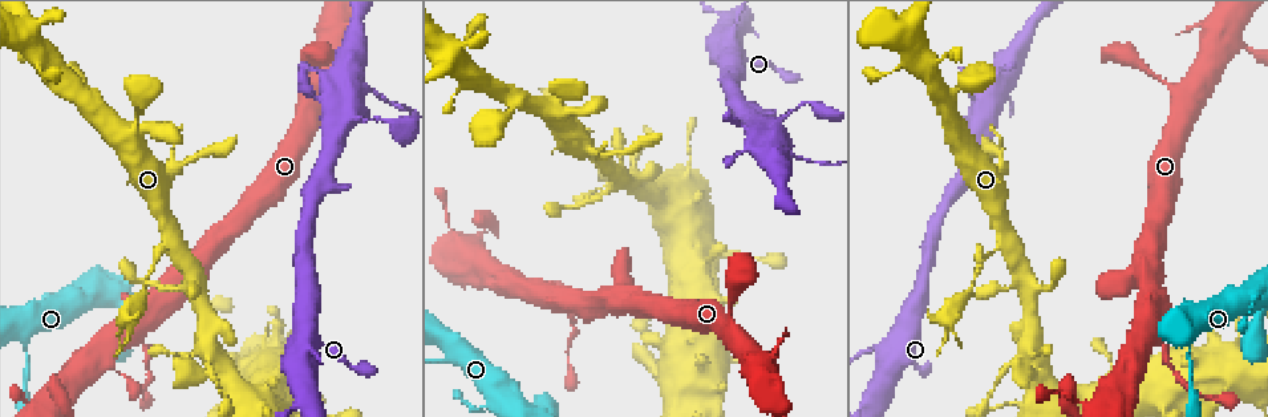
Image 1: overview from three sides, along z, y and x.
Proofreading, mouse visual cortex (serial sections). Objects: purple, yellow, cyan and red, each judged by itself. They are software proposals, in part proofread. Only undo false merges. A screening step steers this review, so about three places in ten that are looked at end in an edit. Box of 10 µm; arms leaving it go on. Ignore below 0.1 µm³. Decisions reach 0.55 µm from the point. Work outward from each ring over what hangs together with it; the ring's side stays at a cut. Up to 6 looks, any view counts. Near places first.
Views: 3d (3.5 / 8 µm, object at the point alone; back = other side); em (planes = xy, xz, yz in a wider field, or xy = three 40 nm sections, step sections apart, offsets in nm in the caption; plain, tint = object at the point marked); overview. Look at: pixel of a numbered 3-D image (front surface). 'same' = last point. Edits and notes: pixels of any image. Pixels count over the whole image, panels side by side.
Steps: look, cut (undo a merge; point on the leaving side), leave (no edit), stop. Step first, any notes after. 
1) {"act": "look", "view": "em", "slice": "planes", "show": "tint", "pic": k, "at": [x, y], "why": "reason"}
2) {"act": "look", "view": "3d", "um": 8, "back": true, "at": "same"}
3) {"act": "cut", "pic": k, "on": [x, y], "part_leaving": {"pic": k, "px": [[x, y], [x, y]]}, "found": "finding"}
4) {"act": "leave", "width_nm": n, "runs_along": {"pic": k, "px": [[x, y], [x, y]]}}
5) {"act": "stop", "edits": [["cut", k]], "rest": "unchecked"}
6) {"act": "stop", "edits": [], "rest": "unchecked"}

{"act": "look", "view": "3d", "um": 3.5, "pic": 1, "at": [1189, 382], "why": "a narrow waist"}

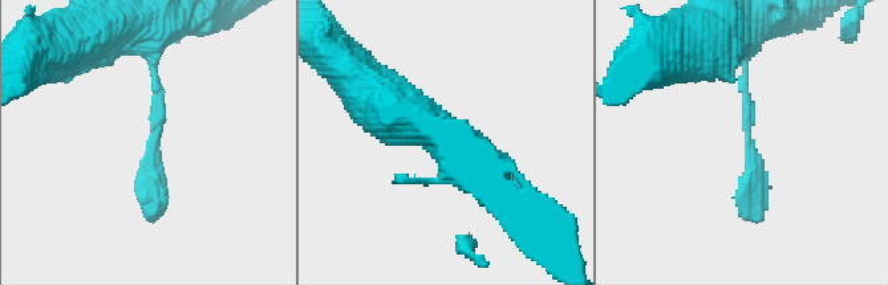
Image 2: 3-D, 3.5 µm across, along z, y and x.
{"act": "look", "view": "em", "slice": "xy", "step": 2, "show": "tint", "pic": 2, "at": [155, 136], "arm_widths_nm": [100, 300], "why": "now the EM"}

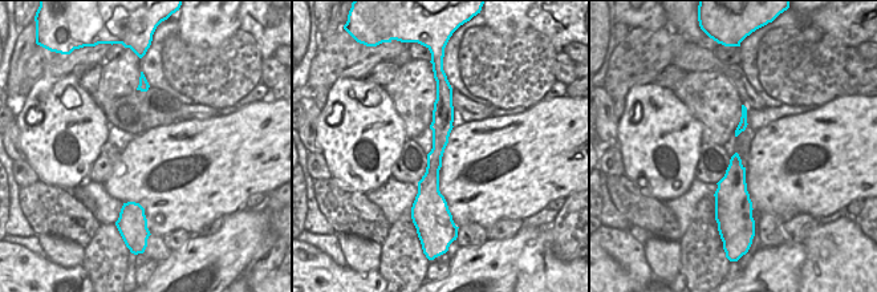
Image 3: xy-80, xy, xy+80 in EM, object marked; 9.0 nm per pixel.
{"act": "leave", "runs_along": {"pic": 2, "px": [[743, 47], [746, 137], [761, 218]]}, "found": "all the same cell"}

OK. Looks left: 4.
{"act": "look", "view": "3d", "um": 3.5, "pic": 1, "at": [1005, 230], "why": "calibre changes"}

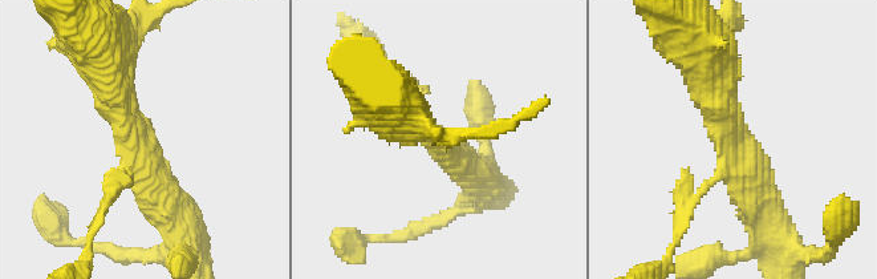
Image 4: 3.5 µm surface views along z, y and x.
{"act": "look", "view": "em", "slice": "planes", "show": "tint", "pic": 4, "at": [735, 139], "arms": 3, "arm_widths_nm": [100, 400, 500], "why": "now the EM"}

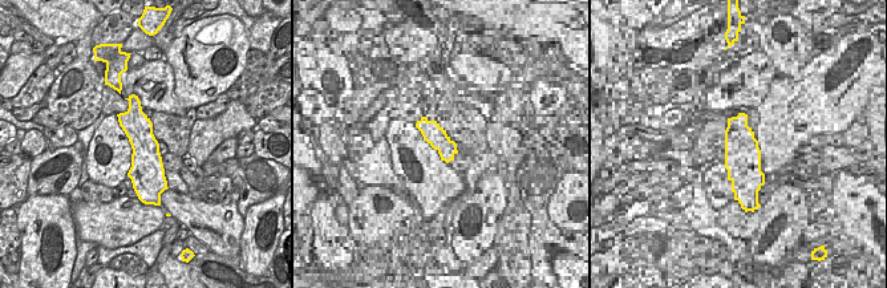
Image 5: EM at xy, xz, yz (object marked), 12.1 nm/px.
{"act": "cut", "pic": 4, "on": [112, 193], "width_nm": 380, "part_leaving": {"pic": 4, "px": [[116, 180], [92, 233], [84, 269]]}, "found": "a second cell is stuck on"}

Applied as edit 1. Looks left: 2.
{"act": "look", "view": "3d", "um": 3.5, "pic": 1, "at": [1233, 41], "why": "thick turns thin"}

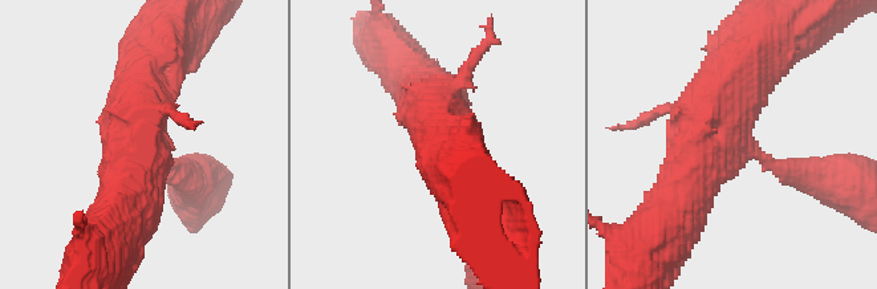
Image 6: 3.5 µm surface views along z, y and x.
{"act": "look", "view": "em", "slice": "xy", "step": 5, "show": "tint", "pic": 6, "at": [728, 147], "why": "now the EM"}

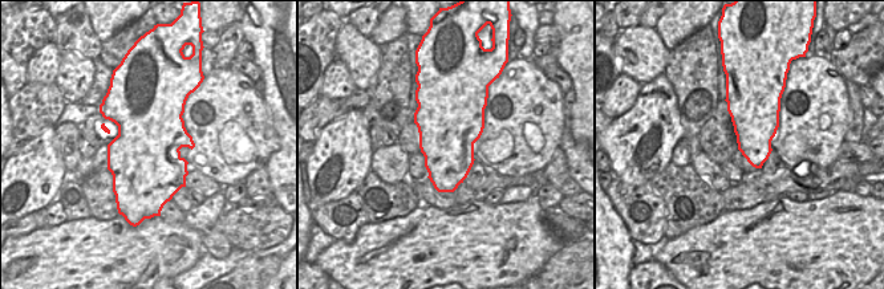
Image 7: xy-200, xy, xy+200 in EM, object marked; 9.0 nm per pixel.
{"act": "leave", "width_nm": 600, "runs_along": {"pic": 6, "px": [[665, 224], [702, 118], [743, 77]]}, "found": "all the same cell"}

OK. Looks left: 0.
{"act": "stop", "edits": [["cut", 4]], "rest": "unchecked"}

